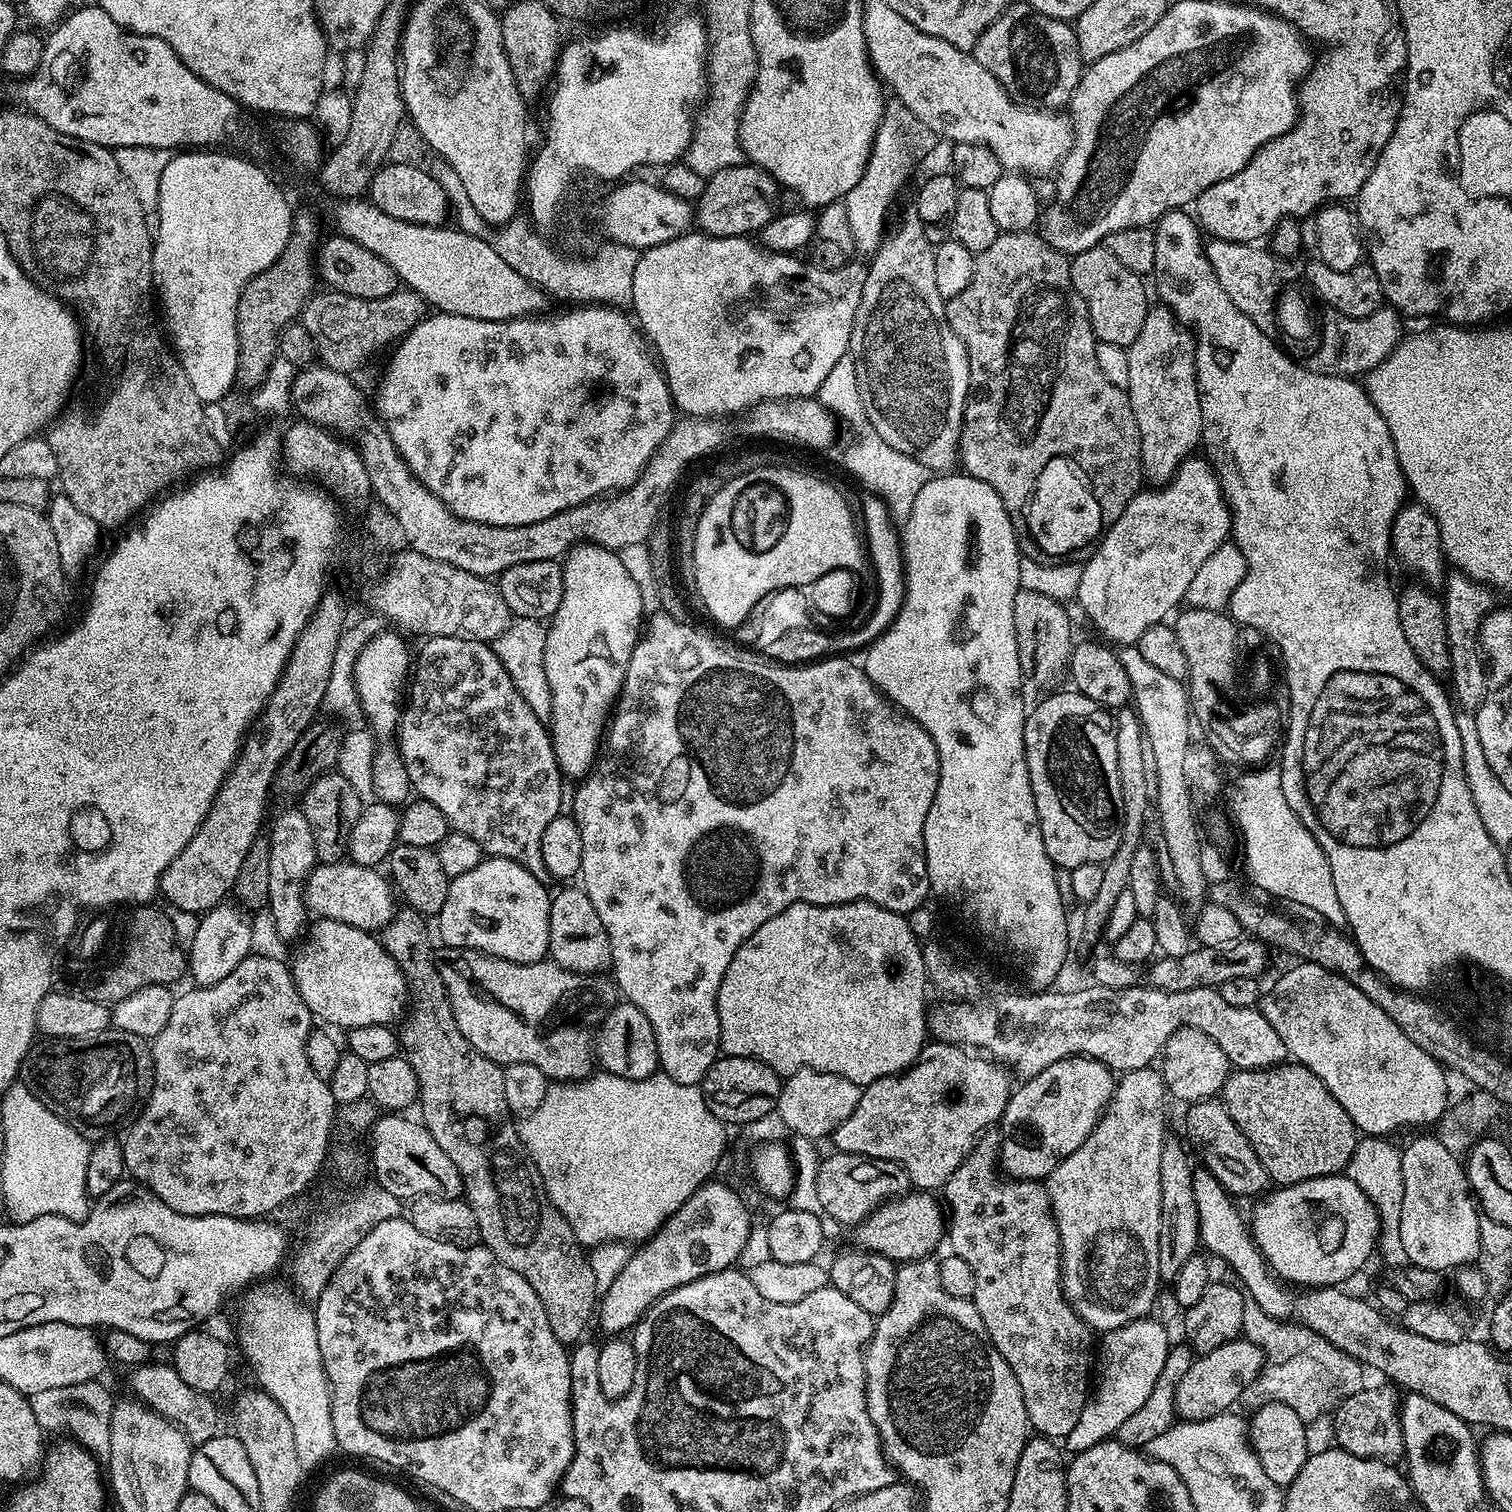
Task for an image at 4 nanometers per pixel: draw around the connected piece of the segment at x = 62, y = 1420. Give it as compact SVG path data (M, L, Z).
M99 1379L76 1383L74 1386L54 1387L42 1390L30 1397L34 1418L38 1418L40 1431L45 1434L64 1432L71 1439L87 1448L96 1456L107 1455L110 1446L111 1414L116 1405L115 1398Z

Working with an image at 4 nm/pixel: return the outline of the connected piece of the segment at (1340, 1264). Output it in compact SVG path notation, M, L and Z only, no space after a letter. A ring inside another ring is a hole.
M1348 1175L1323 1176L1322 1178L1310 1178L1306 1182L1298 1182L1297 1184L1285 1184L1277 1187L1275 1190L1269 1191L1259 1203L1260 1202L1261 1204L1252 1212L1252 1220L1250 1216L1250 1231L1252 1237L1256 1239L1256 1247L1259 1248L1269 1266L1272 1267L1272 1271L1291 1285L1311 1286L1314 1288L1343 1285L1345 1283L1343 1280L1350 1279L1351 1276L1354 1275L1371 1256L1374 1256L1374 1253L1377 1251L1381 1227L1380 1215L1370 1198L1367 1197L1363 1190L1361 1190Z

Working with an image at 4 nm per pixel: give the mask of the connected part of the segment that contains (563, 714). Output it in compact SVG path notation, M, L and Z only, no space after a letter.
M591 542L577 544L576 547L570 549L567 556L563 557L562 567L564 569L562 574L562 602L547 625L545 644L546 679L549 682L550 698L552 699L550 731L552 733L554 754L561 773L565 777L576 776L575 778L583 778L592 771L598 757L601 755L602 737L605 735L606 725L610 719L610 713L615 705L616 698L620 695L622 682L626 678L626 666L630 666L630 654L642 635L642 625L645 623L646 613L642 606L642 590L638 590L638 582L634 582L634 578L630 578L630 573L626 570L626 566L622 566L622 558L619 551L603 548Z

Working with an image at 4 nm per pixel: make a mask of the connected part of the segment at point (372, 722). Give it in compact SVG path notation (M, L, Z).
M396 634L373 635L355 663L356 692L359 694L361 713L366 714L369 727L382 739L399 729L404 693L410 676L412 656L405 642Z

